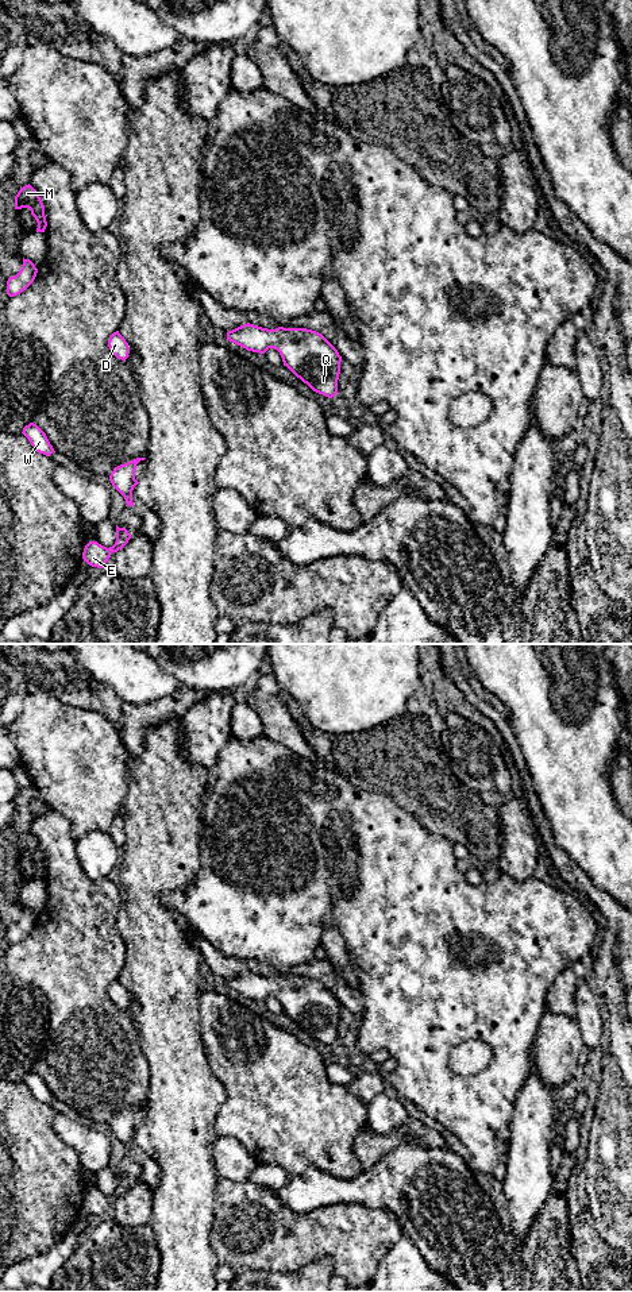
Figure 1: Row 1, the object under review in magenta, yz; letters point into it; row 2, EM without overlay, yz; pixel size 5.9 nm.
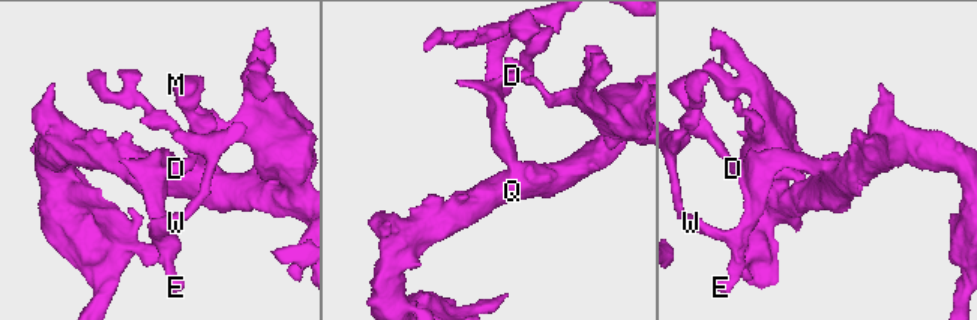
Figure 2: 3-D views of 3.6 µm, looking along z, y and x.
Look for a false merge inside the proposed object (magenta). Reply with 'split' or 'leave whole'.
leave whole

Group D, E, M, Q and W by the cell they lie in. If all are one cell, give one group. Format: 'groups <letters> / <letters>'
groups D E M Q W

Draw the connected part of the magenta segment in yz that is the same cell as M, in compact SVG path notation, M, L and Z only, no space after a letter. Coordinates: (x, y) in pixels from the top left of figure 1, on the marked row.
M28 184L18 192L15 196L15 209L28 208L31 215L35 217L38 223L36 232L45 232L47 227L46 216L45 216L45 205L35 192L35 189Z

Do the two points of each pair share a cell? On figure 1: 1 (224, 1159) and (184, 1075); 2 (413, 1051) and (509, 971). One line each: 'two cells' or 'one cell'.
1: two cells
2: one cell

